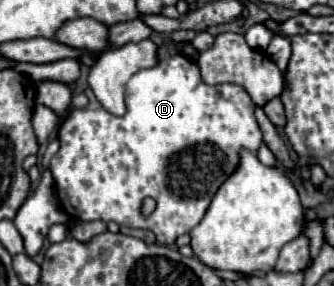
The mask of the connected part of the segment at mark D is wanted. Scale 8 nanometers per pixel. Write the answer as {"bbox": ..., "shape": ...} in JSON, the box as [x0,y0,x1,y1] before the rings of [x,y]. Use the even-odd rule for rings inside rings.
{"bbox":[51,55,261,245],"shape":[[[171,55],[163,61],[159,61],[159,65],[151,67],[151,69],[143,69],[139,73],[133,75],[131,83],[129,83],[129,93],[127,93],[127,113],[123,117],[117,117],[117,115],[111,115],[107,109],[103,109],[103,105],[97,101],[97,97],[93,95],[91,89],[85,89],[85,95],[89,99],[89,105],[85,109],[73,109],[69,113],[69,117],[63,121],[63,125],[59,127],[59,151],[57,155],[51,159],[51,173],[53,173],[53,179],[55,179],[55,189],[57,189],[57,195],[59,195],[59,201],[61,201],[61,207],[63,211],[67,211],[69,217],[77,217],[77,219],[83,219],[83,221],[95,221],[95,219],[101,219],[105,223],[109,221],[115,221],[119,225],[127,225],[127,227],[139,227],[139,229],[149,229],[155,233],[157,237],[157,243],[161,245],[171,245],[175,243],[175,239],[181,235],[181,233],[189,233],[207,213],[207,207],[213,199],[213,195],[217,193],[217,189],[235,173],[235,169],[239,167],[239,159],[241,159],[241,151],[247,149],[247,151],[257,151],[261,147],[261,129],[257,125],[257,119],[255,119],[255,113],[253,113],[253,101],[251,97],[245,93],[243,87],[239,85],[231,85],[231,83],[221,83],[221,85],[205,85],[201,81],[201,75],[199,75],[199,67],[185,55]],[[145,197],[153,197],[157,201],[157,207],[155,211],[147,217],[141,213],[141,207],[143,207],[143,199]]]}

